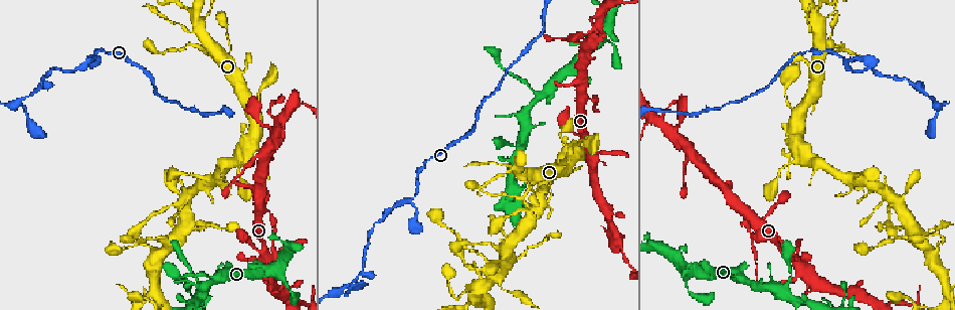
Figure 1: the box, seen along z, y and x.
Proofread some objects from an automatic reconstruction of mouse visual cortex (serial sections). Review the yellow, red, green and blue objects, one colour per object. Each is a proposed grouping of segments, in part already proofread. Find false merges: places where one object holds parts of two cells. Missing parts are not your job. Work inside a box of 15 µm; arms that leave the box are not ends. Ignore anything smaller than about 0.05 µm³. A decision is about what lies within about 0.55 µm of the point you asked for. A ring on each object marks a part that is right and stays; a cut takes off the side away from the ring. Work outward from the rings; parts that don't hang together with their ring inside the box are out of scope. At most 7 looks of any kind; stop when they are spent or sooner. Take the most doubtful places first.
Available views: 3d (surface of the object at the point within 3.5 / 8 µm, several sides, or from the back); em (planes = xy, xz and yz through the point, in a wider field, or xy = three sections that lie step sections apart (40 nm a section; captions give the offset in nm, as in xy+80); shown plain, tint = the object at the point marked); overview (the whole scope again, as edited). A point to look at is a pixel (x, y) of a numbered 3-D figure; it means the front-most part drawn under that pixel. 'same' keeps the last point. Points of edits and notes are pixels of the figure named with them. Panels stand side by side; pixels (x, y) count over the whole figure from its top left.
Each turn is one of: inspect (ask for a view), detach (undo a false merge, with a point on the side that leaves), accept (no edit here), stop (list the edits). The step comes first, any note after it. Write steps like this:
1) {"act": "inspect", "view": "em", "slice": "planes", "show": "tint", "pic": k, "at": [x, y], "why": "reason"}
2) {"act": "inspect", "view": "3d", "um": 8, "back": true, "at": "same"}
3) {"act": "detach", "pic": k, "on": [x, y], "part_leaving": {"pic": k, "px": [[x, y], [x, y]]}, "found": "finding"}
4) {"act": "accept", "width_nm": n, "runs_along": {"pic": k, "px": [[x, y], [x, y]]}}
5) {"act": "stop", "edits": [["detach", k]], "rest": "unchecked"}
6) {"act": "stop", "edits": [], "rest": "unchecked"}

{"act": "inspect", "view": "3d", "um": 3.5, "pic": 1, "at": [266, 211], "why": "sharp bend"}

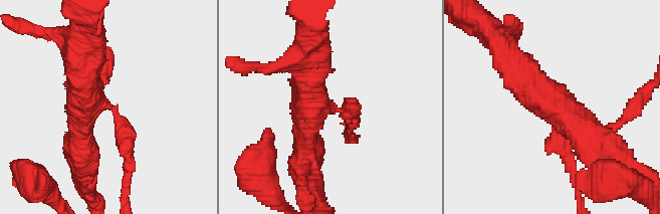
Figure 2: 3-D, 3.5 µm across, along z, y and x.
{"act": "inspect", "view": "em", "slice": "planes", "show": "tint", "pic": 2, "at": [555, 103], "arms": 3, "arm_widths_nm": [250, 450, 500]}

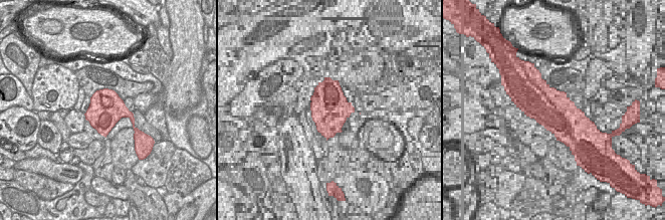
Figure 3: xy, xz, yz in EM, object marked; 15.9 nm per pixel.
{"act": "inspect", "view": "em", "slice": "xy", "step": 3, "show": "tint", "at": "same", "why": "cut it another way"}

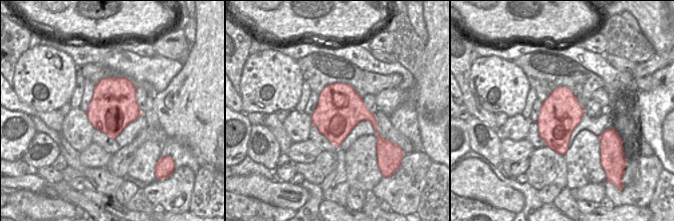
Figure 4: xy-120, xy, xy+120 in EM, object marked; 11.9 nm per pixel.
{"act": "accept", "width_nm": 550, "runs_along": {"pic": 2, "px": [[602, 149], [594, 149], [506, 56]]}, "found": "one cell here"}

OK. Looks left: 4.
{"act": "inspect", "view": "3d", "um": 8, "pic": 1, "at": [199, 47]}

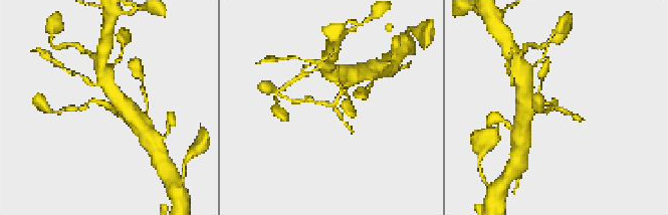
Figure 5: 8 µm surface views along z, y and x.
{"act": "inspect", "view": "em", "slice": "planes", "show": "tint", "pic": 5, "at": [109, 104], "why": "now the EM"}

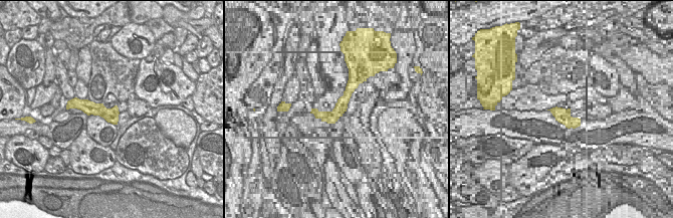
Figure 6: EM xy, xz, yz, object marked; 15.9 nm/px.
{"act": "accept", "runs_along": {"pic": 6, "px": [[80, 105], [98, 108], [115, 122]]}, "found": "one cell here"}

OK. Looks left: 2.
{"act": "inspect", "view": "3d", "um": 3.5, "back": true, "pic": 1, "at": [217, 277], "why": "side arm on a straight run"}

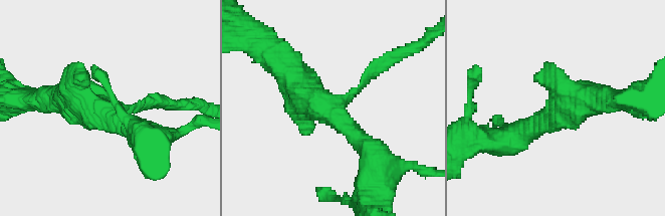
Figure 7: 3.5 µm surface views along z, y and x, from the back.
{"act": "inspect", "view": "em", "slice": "planes", "show": "tint", "pic": 7, "at": [556, 115]}

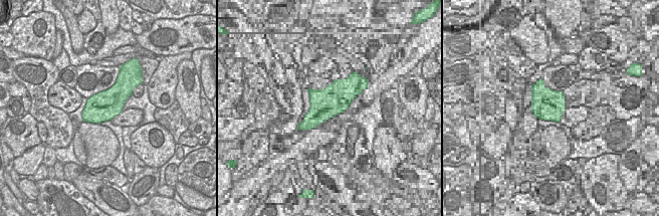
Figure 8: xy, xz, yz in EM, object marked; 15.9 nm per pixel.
{"act": "accept", "width_nm": 480, "runs_along": {"pic": 7, "px": [[280, 64], [373, 155]]}, "found": "all the same cell"}

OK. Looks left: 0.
{"act": "stop", "edits": [], "rest": "unchecked"}

